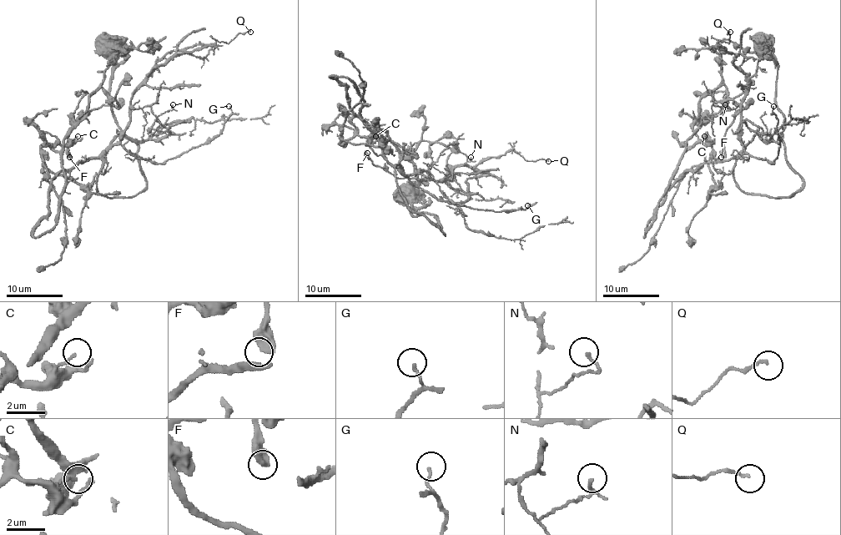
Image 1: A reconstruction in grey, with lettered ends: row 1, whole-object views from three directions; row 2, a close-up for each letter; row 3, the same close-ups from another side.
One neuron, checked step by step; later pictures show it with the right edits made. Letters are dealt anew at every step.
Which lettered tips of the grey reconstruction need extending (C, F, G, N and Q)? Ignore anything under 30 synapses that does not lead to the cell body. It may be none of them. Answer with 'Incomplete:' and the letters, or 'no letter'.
Incomplete: no letter

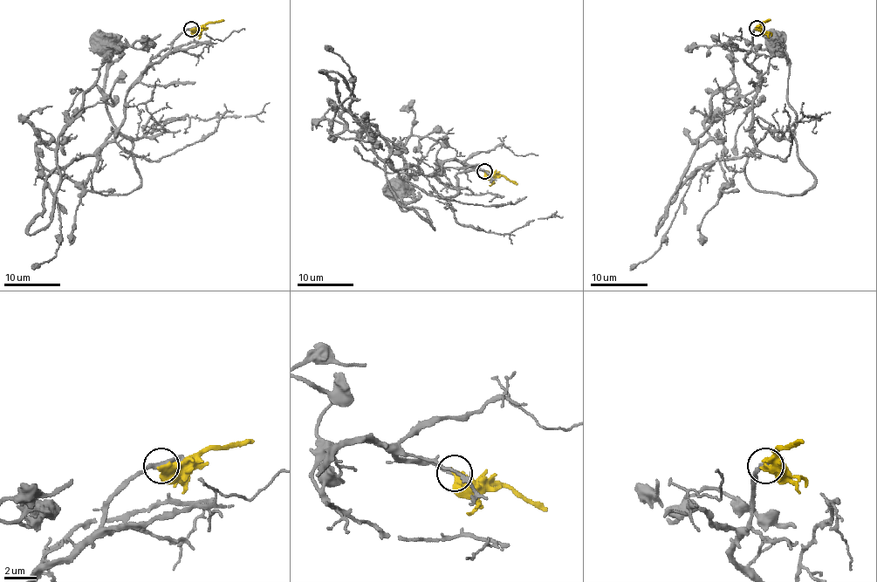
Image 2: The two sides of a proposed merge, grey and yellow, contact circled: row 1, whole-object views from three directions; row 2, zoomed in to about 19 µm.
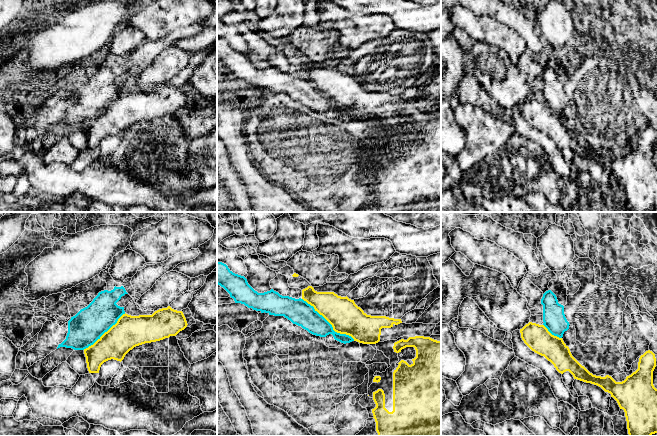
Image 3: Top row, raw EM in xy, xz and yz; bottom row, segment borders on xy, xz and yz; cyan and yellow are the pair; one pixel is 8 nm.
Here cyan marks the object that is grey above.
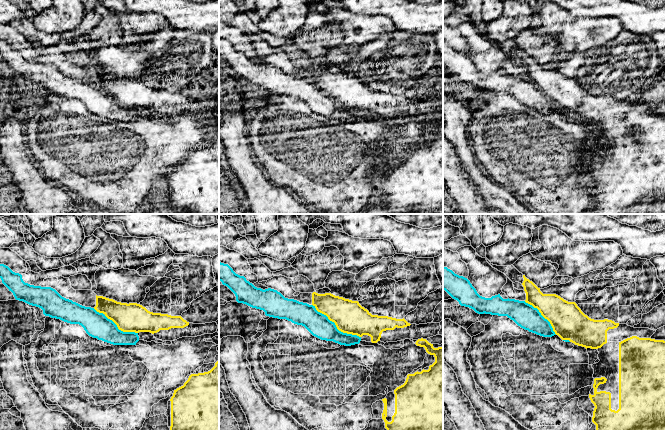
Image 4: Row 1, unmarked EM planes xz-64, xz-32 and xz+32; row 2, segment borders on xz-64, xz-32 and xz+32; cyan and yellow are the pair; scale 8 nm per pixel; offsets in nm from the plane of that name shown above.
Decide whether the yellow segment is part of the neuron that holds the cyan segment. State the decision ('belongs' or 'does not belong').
does not belong

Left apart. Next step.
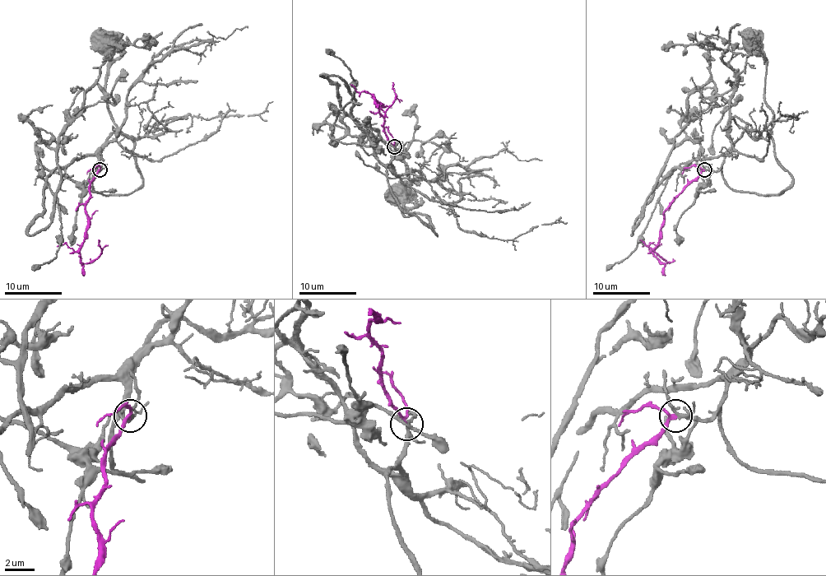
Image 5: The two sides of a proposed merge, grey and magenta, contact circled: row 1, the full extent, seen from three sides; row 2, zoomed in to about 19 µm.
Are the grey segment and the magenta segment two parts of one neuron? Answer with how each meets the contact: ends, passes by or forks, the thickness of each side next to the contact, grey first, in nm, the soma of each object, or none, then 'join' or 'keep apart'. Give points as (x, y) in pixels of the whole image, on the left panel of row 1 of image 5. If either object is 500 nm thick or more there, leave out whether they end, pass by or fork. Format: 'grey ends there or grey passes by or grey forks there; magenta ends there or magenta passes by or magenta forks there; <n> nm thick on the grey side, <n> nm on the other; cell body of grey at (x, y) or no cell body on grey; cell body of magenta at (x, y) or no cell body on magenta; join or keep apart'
grey forks there; magenta passes by; 170 nm thick on the grey side, 180 nm on the other; cell body of grey at (103, 39); no cell body on magenta; join

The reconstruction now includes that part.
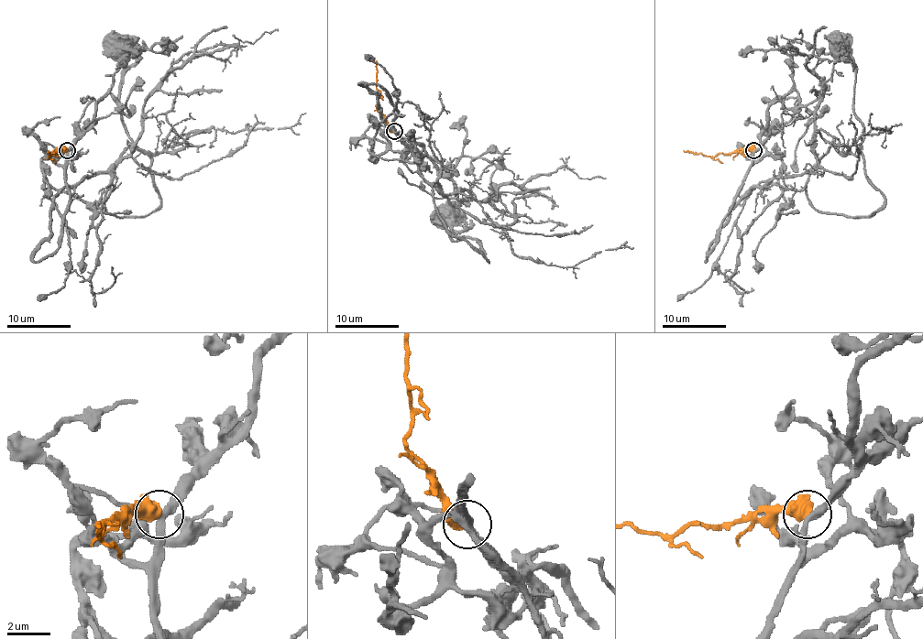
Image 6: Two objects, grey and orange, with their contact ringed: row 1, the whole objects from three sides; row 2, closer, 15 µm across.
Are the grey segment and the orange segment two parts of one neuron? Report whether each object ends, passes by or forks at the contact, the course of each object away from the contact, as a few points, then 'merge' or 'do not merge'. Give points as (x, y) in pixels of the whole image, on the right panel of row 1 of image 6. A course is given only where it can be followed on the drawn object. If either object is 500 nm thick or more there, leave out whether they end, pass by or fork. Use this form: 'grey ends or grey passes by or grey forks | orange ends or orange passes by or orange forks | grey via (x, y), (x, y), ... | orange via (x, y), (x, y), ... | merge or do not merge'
grey via (754, 150), (751, 165), (778, 156), (781, 171), (744, 197), (808, 173), (817, 210), (882, 205), (840, 44) | orange via (754, 150), (738, 149), (730, 154), (703, 156), (684, 150) | do not merge

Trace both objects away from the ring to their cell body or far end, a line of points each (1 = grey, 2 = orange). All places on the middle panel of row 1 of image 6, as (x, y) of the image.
1: (395, 131), (369, 158), (382, 122), (438, 184), (441, 222), (488, 260), (477, 240), (454, 241), (445, 217)
2: (395, 131), (377, 107), (376, 60)

